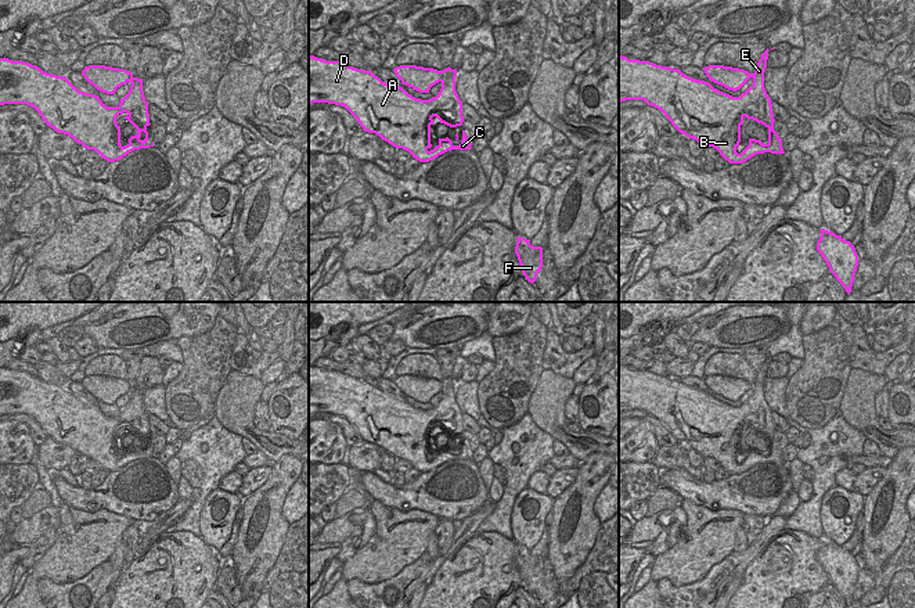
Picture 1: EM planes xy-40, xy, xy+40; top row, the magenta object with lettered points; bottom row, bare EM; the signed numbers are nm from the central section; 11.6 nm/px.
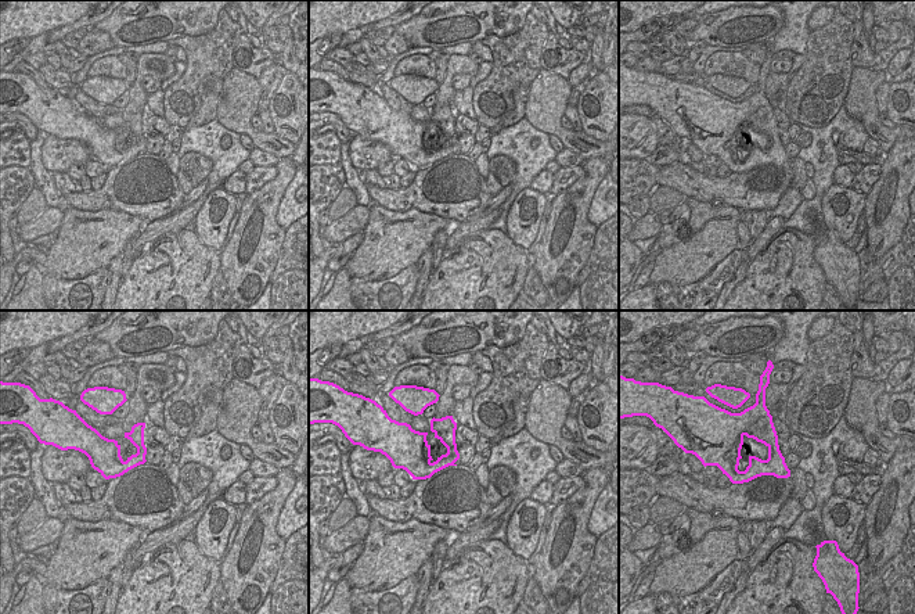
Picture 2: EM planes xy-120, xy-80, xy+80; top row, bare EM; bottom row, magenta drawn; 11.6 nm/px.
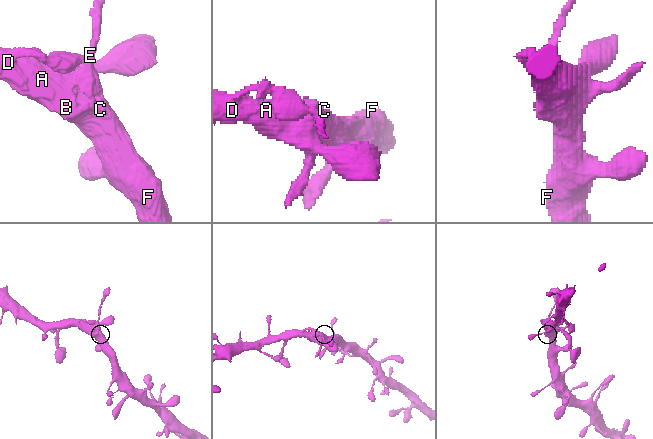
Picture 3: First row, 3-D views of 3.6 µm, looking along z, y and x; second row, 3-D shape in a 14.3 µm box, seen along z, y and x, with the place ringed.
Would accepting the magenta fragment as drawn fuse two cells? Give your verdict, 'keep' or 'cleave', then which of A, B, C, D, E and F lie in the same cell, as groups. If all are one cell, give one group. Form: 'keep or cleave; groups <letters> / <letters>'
keep; groups A B C D E F

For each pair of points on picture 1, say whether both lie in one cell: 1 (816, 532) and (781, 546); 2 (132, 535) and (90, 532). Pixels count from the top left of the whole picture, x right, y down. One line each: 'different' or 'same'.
1: different
2: different

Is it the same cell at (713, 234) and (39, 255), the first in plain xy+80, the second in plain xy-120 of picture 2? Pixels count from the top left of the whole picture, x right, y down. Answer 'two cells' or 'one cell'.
two cells

